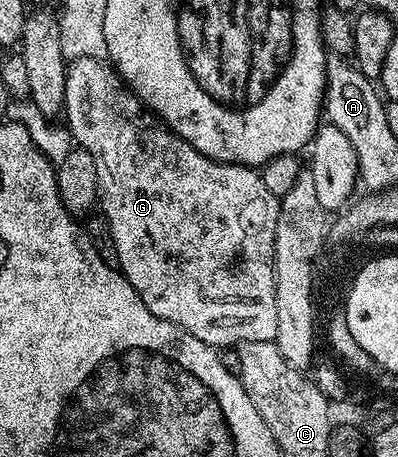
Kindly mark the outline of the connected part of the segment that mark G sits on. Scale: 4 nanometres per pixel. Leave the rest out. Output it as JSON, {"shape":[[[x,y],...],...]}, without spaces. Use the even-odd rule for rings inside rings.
{"shape":[[[77,57],[67,66],[65,79],[66,128],[69,130],[74,144],[93,155],[93,163],[97,163],[97,183],[99,184],[99,200],[104,216],[111,213],[109,227],[115,225],[112,235],[116,244],[118,270],[127,269],[123,278],[128,283],[135,281],[139,285],[137,295],[143,293],[141,303],[145,307],[151,305],[149,311],[161,320],[181,327],[189,335],[201,339],[201,343],[212,347],[238,347],[243,341],[274,341],[277,335],[277,287],[275,286],[275,264],[273,263],[273,239],[275,238],[275,220],[279,214],[279,198],[265,187],[260,170],[249,165],[230,165],[224,161],[214,161],[201,151],[197,151],[188,141],[172,133],[154,113],[123,84],[123,78],[115,72],[106,60],[98,57]]]}

